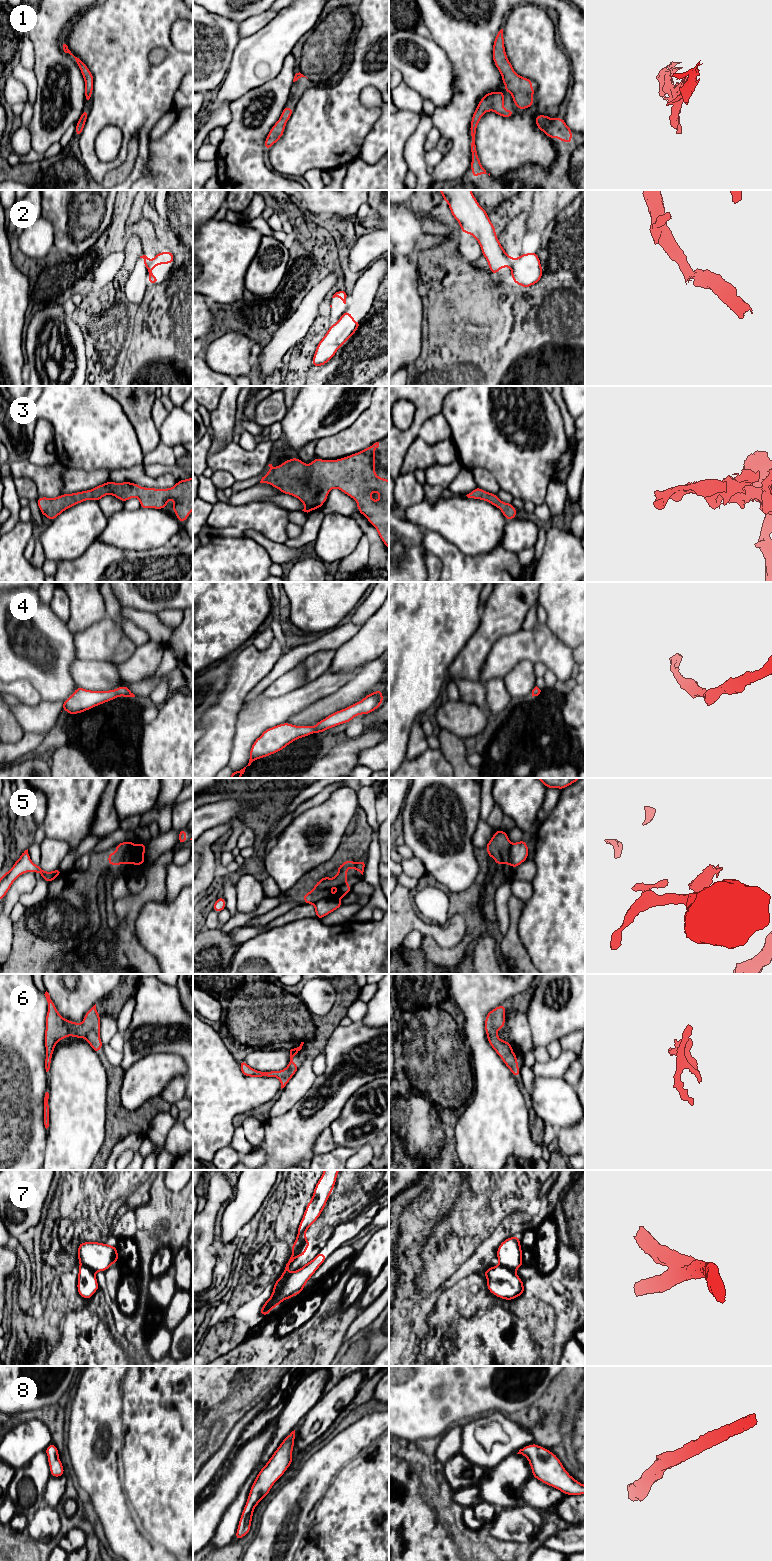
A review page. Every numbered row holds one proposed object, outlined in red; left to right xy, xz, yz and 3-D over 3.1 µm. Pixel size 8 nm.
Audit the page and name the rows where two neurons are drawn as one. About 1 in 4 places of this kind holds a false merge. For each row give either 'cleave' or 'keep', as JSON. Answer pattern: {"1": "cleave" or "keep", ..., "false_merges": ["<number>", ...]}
{"1": "keep", "2": "cleave", "3": "keep", "4": "keep", "5": "cleave", "6": "keep", "7": "cleave", "8": "keep", "false_merges": ["2", "5", "7"]}

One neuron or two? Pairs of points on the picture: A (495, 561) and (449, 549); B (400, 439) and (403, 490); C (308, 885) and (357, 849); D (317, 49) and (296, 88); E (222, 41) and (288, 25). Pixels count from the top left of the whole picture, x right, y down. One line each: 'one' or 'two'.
A: one
B: two
C: one
D: one
E: two

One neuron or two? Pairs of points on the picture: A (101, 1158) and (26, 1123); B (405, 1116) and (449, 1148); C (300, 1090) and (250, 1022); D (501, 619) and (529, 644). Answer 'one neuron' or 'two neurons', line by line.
A: two neurons
B: one neuron
C: two neurons
D: two neurons

